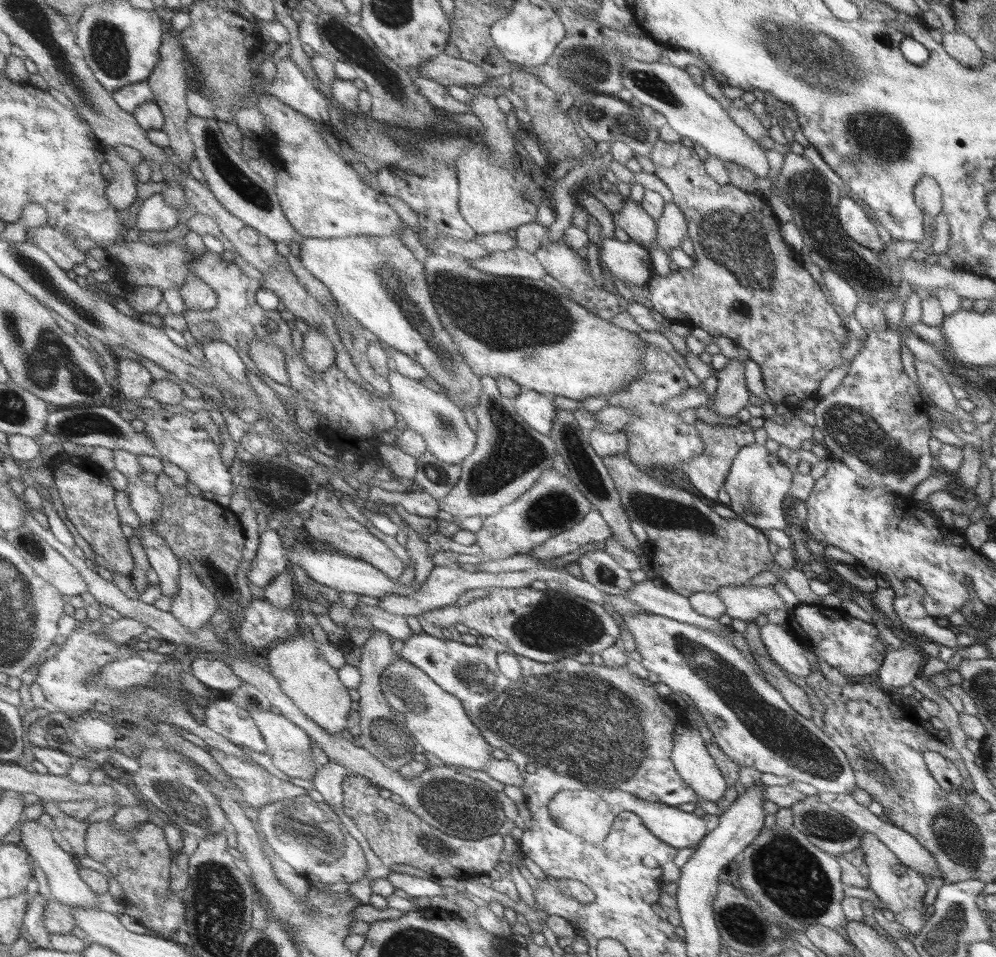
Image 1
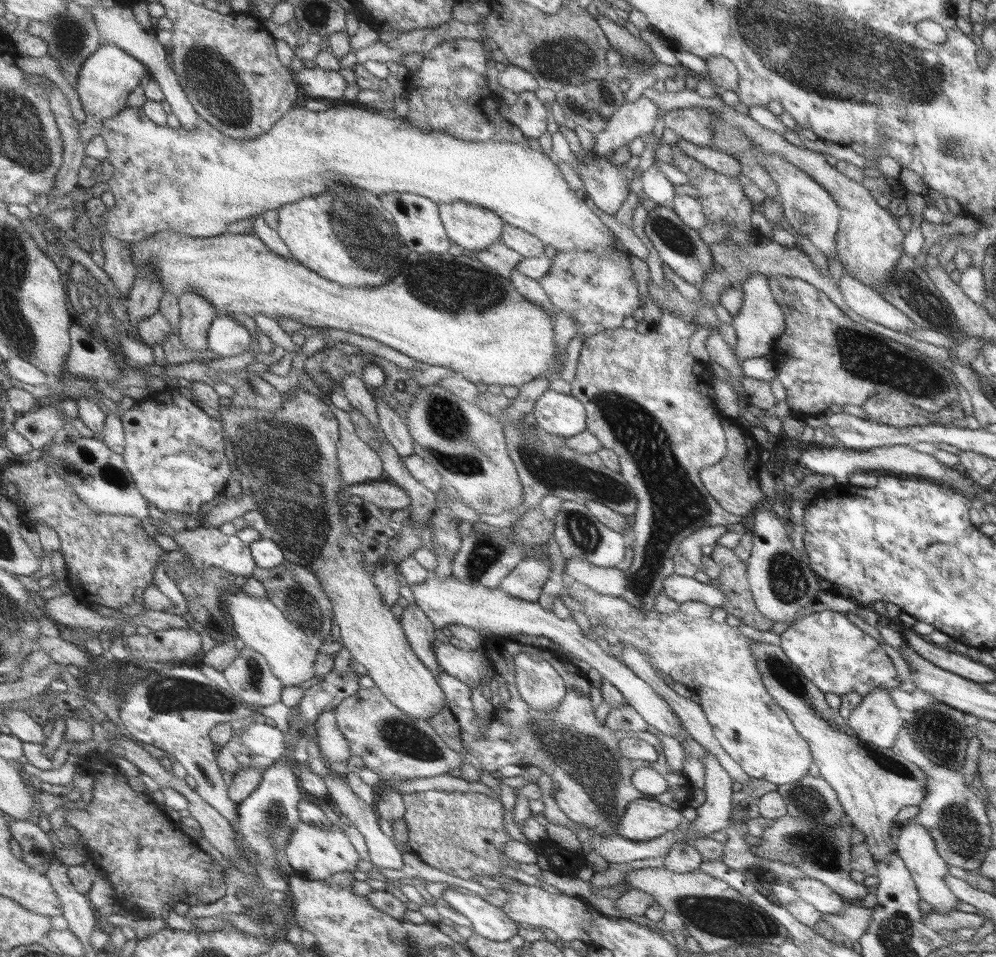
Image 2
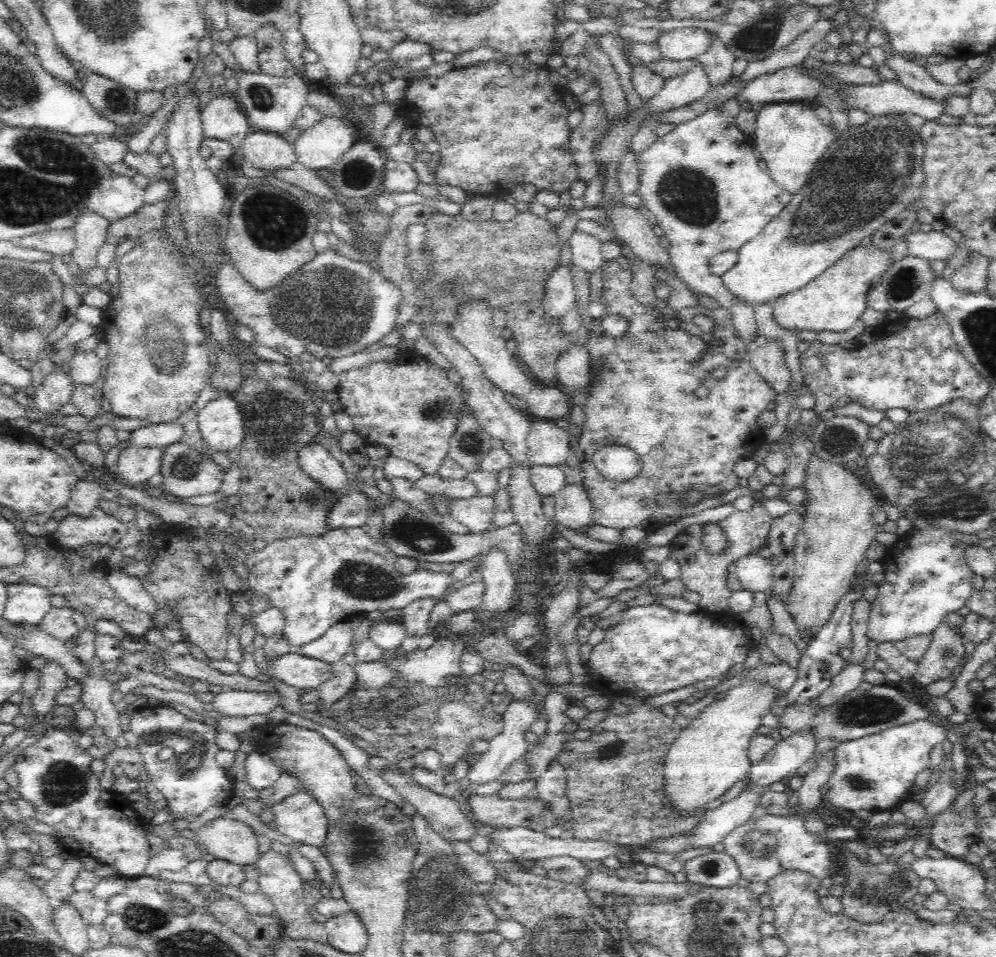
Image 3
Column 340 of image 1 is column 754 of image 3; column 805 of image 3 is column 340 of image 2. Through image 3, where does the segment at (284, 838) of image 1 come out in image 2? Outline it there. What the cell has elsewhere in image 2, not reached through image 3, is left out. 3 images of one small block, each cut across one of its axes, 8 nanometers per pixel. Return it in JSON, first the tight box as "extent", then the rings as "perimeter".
{"extent":[285,821,361,880],"perimeter":[[[303,821],[295,827],[293,835],[289,837],[285,853],[295,872],[311,880],[327,880],[330,876],[345,871],[357,872],[357,864],[361,860],[357,848],[351,844],[341,826],[333,824],[333,827],[323,830]]]}

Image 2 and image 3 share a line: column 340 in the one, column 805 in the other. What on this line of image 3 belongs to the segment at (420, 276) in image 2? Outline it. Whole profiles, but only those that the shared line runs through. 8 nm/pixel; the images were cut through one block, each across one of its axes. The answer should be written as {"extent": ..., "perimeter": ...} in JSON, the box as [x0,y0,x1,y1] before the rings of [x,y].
{"extent":[773,244,892,333],"perimeter":[[[876,244],[856,247],[856,250],[841,256],[830,268],[808,282],[804,288],[794,290],[773,302],[774,319],[786,330],[797,333],[799,330],[823,330],[846,332],[861,320],[866,310],[869,293],[879,286],[882,276],[892,264],[892,250],[881,250]]]}

